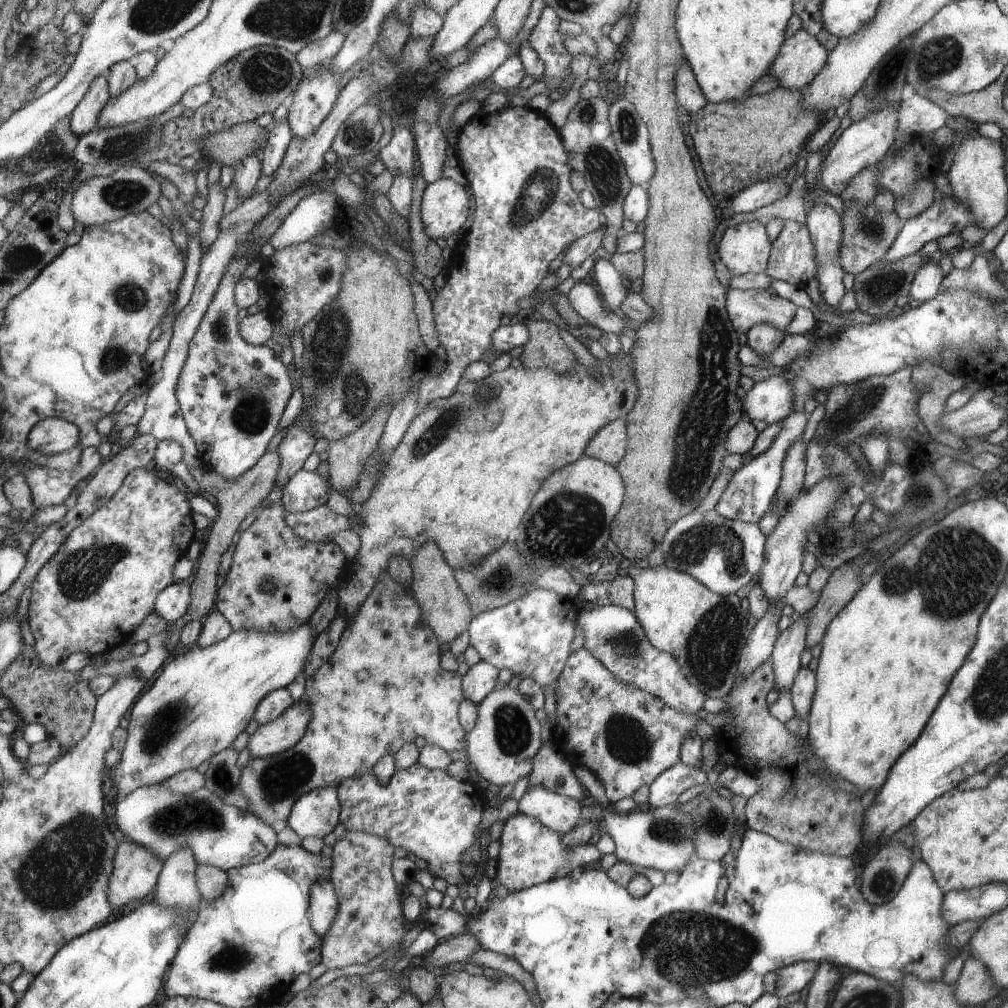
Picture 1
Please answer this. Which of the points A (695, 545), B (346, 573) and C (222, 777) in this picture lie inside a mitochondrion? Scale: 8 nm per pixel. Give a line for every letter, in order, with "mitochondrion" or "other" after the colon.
A: mitochondrion
B: other
C: mitochondrion

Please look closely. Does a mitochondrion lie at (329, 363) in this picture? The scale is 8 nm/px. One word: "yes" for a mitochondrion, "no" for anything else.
yes

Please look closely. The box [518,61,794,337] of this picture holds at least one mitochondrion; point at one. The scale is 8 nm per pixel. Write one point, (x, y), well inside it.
(605, 175)

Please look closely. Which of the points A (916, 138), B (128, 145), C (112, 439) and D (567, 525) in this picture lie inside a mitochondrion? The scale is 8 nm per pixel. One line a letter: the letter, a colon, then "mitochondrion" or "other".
A: other
B: mitochondrion
C: other
D: mitochondrion

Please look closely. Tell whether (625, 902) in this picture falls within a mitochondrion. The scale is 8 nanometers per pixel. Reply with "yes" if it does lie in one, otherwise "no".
no

